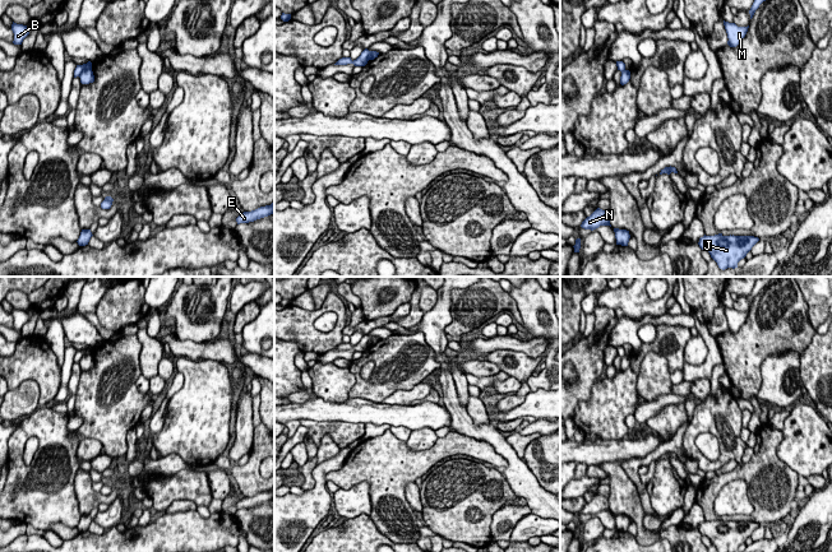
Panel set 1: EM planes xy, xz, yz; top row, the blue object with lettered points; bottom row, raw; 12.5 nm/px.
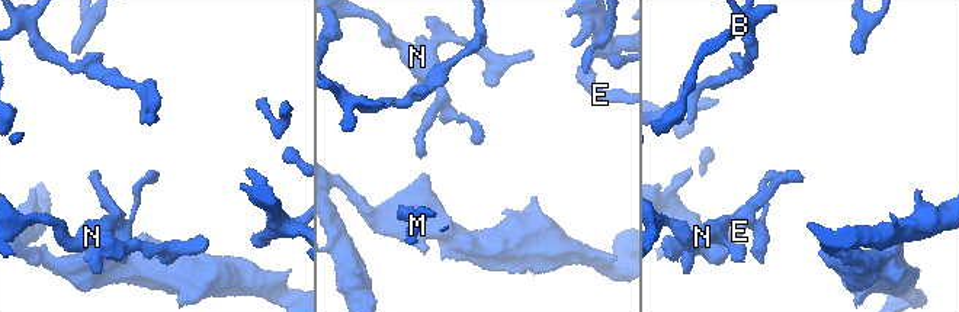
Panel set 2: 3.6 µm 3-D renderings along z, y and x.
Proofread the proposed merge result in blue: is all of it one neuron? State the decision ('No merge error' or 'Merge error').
Merge error

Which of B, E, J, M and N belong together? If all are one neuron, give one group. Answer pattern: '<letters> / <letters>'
B M N / E J

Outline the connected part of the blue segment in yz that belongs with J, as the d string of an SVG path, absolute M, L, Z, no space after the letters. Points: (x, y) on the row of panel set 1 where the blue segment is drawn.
M703 236L699 238L699 247L709 252L718 268L738 268L738 263L747 256L752 247L759 241L754 236Z

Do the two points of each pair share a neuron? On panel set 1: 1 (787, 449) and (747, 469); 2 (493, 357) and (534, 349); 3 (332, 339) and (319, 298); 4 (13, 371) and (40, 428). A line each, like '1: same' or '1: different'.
1: different
2: different
3: different
4: different

